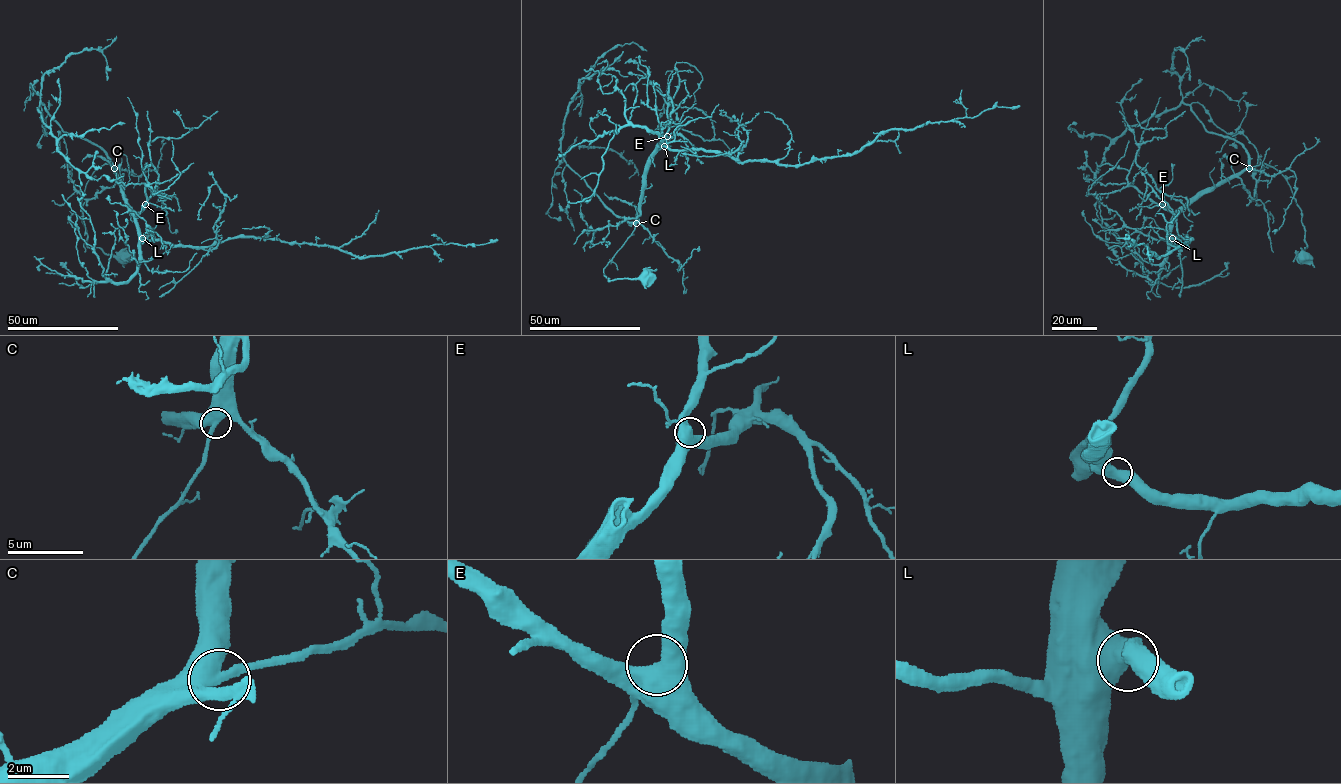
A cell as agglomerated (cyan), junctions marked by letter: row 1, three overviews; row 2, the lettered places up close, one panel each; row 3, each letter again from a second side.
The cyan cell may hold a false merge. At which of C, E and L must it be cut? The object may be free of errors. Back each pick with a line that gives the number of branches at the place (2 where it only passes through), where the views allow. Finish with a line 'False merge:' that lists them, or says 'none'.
False merge: none

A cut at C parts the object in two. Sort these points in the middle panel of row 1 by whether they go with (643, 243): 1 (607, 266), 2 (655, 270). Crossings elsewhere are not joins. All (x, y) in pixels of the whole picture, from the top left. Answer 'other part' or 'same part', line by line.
1: other part
2: other part

